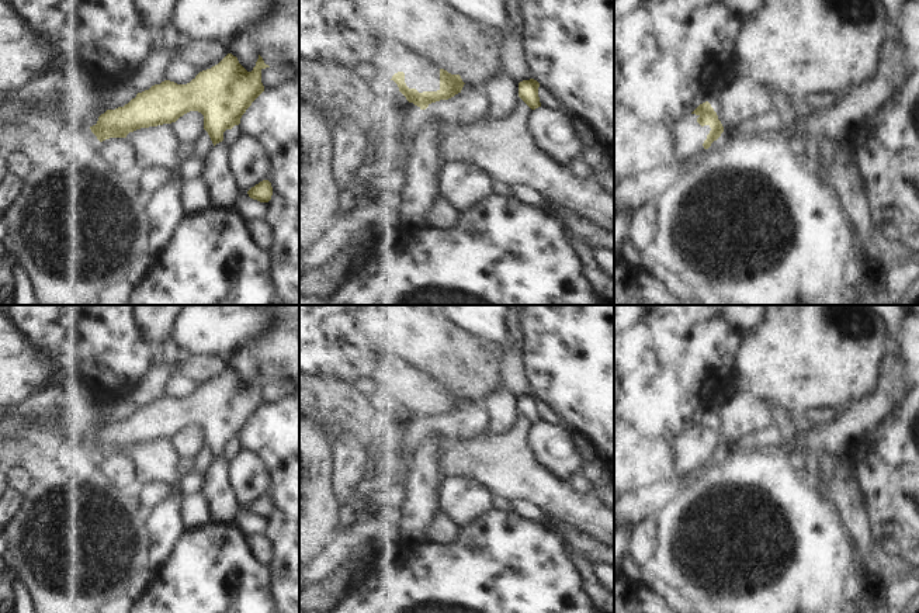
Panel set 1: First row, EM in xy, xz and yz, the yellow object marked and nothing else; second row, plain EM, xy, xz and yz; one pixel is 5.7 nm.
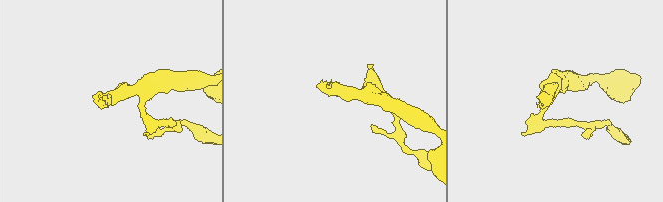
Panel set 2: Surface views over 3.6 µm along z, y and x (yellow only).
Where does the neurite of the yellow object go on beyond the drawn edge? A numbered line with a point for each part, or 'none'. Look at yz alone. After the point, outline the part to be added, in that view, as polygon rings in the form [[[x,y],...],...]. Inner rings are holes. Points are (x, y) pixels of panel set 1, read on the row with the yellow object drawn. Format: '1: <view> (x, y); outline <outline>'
1: yz (686, 137); outline [[[689,114],[674,125],[669,127],[665,134],[669,143],[656,155],[665,160],[686,163],[691,157],[698,157],[704,150],[704,141],[710,134],[710,125],[701,127],[697,122],[700,115]]]

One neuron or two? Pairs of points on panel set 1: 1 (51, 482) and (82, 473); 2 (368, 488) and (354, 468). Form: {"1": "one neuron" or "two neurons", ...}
{"1": "one neuron", "2": "two neurons"}

